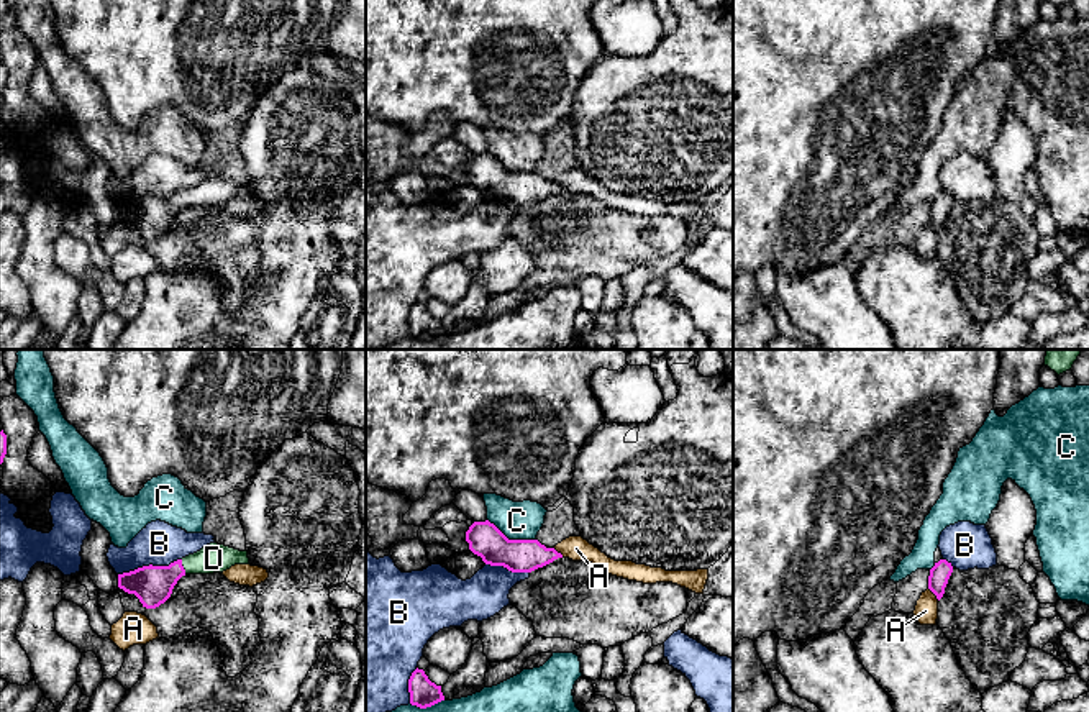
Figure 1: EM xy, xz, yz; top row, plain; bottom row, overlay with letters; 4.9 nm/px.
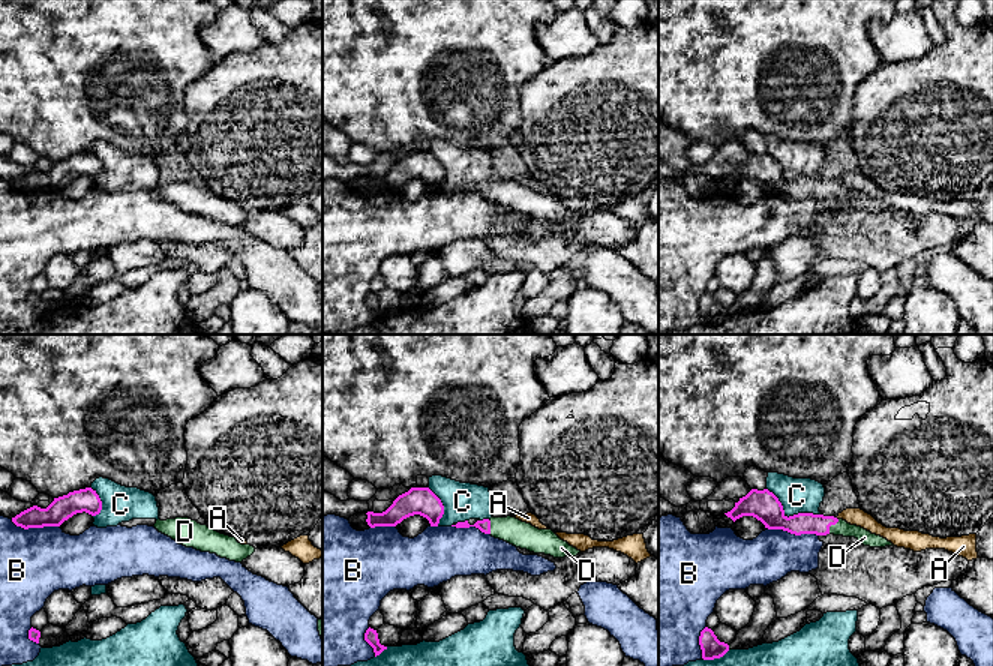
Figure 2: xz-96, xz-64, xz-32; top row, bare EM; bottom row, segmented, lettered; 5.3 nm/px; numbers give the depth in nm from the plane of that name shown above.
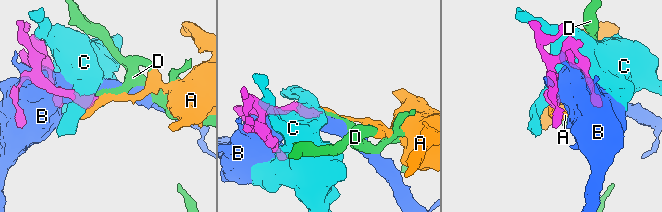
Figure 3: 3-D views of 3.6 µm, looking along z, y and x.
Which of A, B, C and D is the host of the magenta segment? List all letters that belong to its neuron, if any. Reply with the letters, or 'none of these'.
D

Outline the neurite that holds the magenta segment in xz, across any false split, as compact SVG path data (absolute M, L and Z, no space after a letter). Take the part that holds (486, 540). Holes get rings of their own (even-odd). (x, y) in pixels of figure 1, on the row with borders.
M474 522L466 532L469 550L485 564L503 566L512 573L531 573L563 558L538 540L508 540L494 523Z

